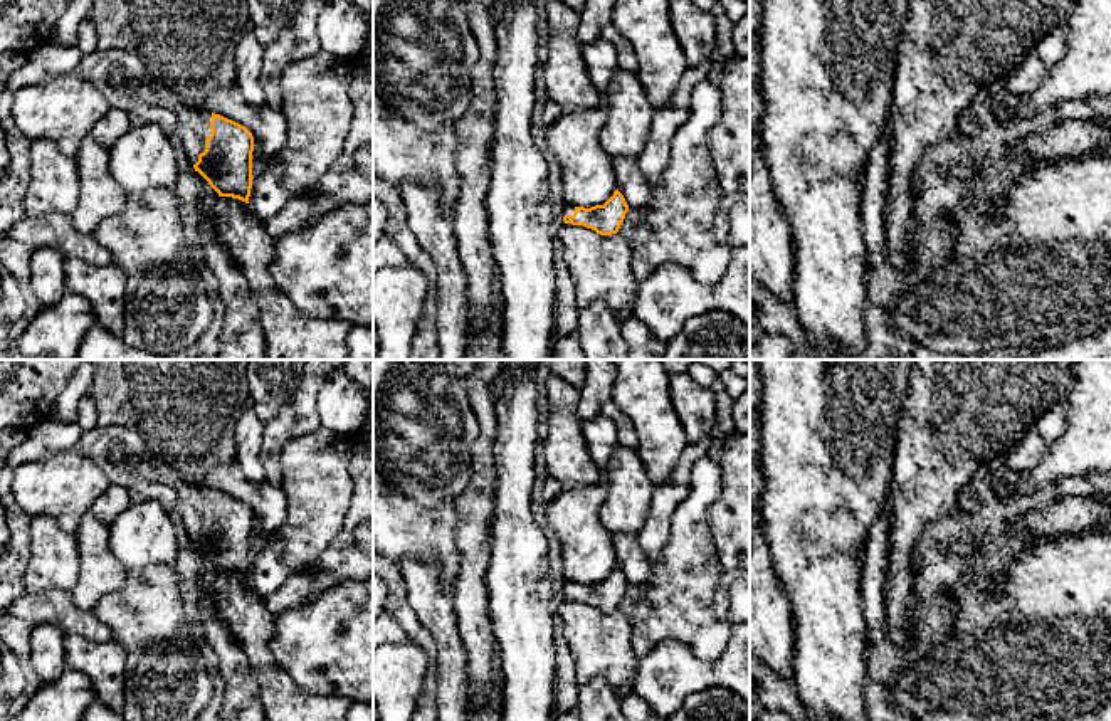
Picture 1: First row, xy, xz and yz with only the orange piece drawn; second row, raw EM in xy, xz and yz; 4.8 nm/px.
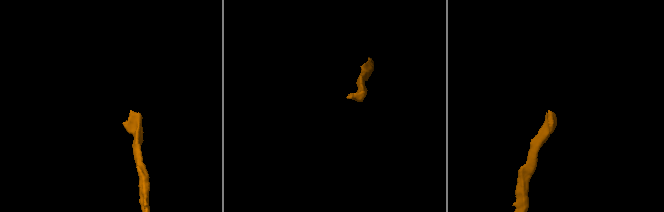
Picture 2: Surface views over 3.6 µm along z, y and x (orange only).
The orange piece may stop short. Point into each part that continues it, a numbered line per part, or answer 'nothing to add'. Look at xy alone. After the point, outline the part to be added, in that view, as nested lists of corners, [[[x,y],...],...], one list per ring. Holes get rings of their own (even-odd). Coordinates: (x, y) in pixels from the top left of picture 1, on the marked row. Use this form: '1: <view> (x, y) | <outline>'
1: xy (121, 78) | [[[96,49],[82,54],[76,72],[87,79],[106,103],[124,113],[131,126],[158,124],[168,136],[182,139],[192,165],[205,151],[210,136],[210,111],[198,111],[168,92],[126,49]]]

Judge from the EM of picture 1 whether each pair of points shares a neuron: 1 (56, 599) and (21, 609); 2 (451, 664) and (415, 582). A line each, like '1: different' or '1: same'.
1: same
2: same

